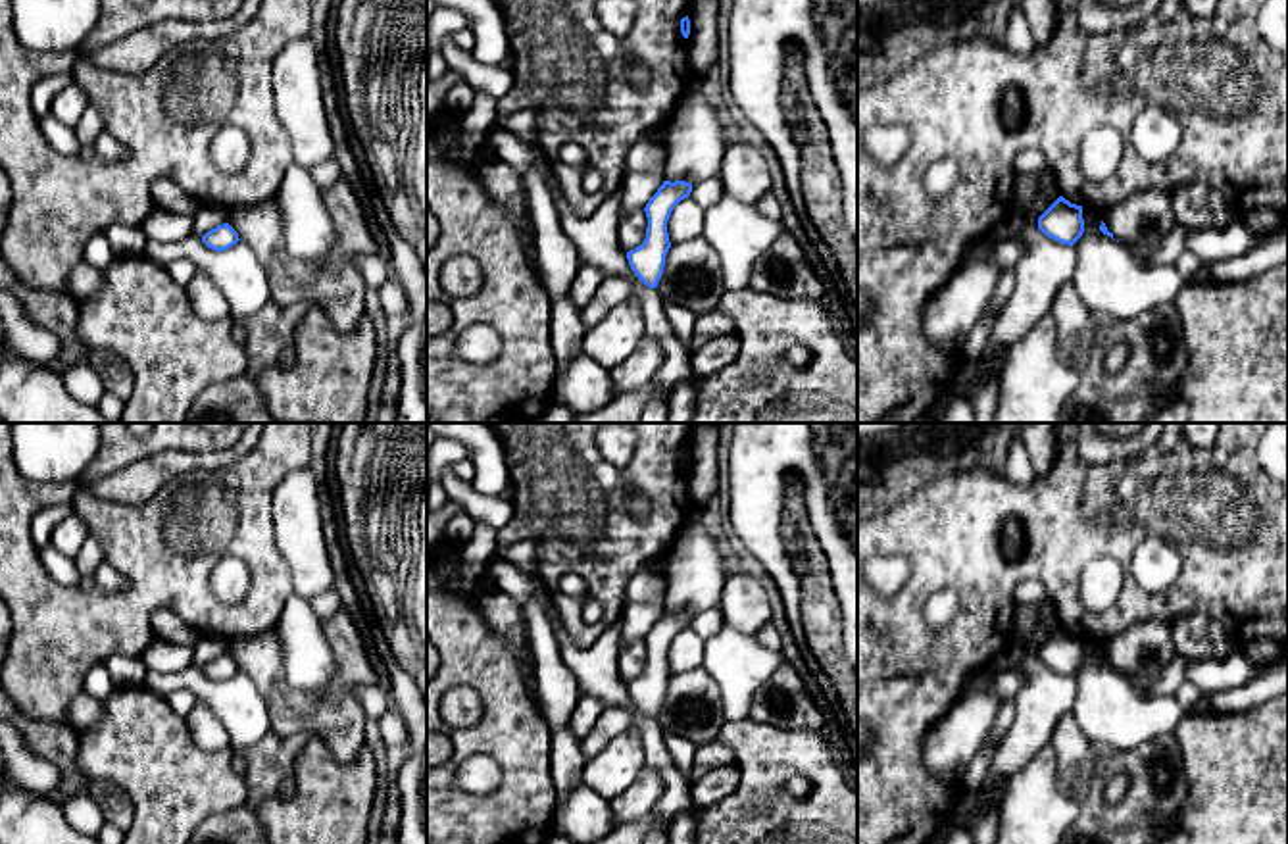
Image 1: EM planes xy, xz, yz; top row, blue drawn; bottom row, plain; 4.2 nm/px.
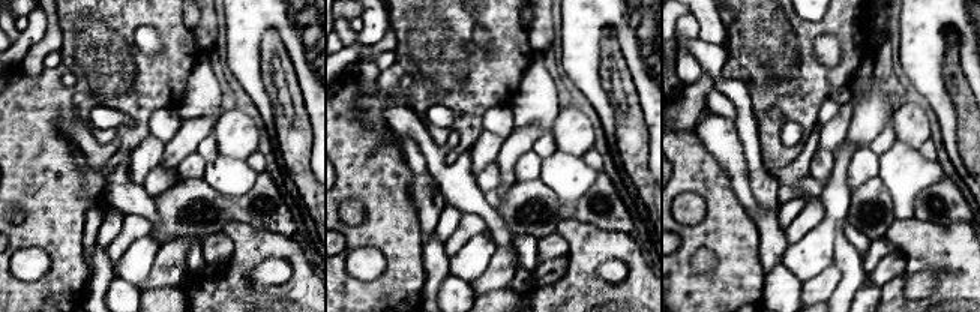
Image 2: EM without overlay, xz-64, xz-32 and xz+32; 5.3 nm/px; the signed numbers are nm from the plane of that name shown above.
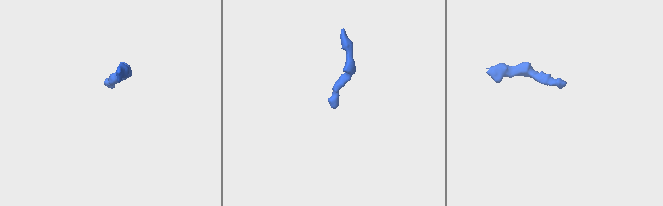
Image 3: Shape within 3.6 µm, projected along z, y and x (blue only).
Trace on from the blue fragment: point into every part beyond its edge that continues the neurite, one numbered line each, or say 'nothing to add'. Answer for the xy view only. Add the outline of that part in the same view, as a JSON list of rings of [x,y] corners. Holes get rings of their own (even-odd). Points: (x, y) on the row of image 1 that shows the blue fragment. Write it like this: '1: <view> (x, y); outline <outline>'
nothing to add

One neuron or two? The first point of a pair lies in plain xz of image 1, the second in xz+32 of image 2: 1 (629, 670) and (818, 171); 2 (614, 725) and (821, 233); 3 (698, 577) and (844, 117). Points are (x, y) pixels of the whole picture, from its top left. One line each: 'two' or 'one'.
1: one
2: two
3: two

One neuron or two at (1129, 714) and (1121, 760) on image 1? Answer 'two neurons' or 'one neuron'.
two neurons

